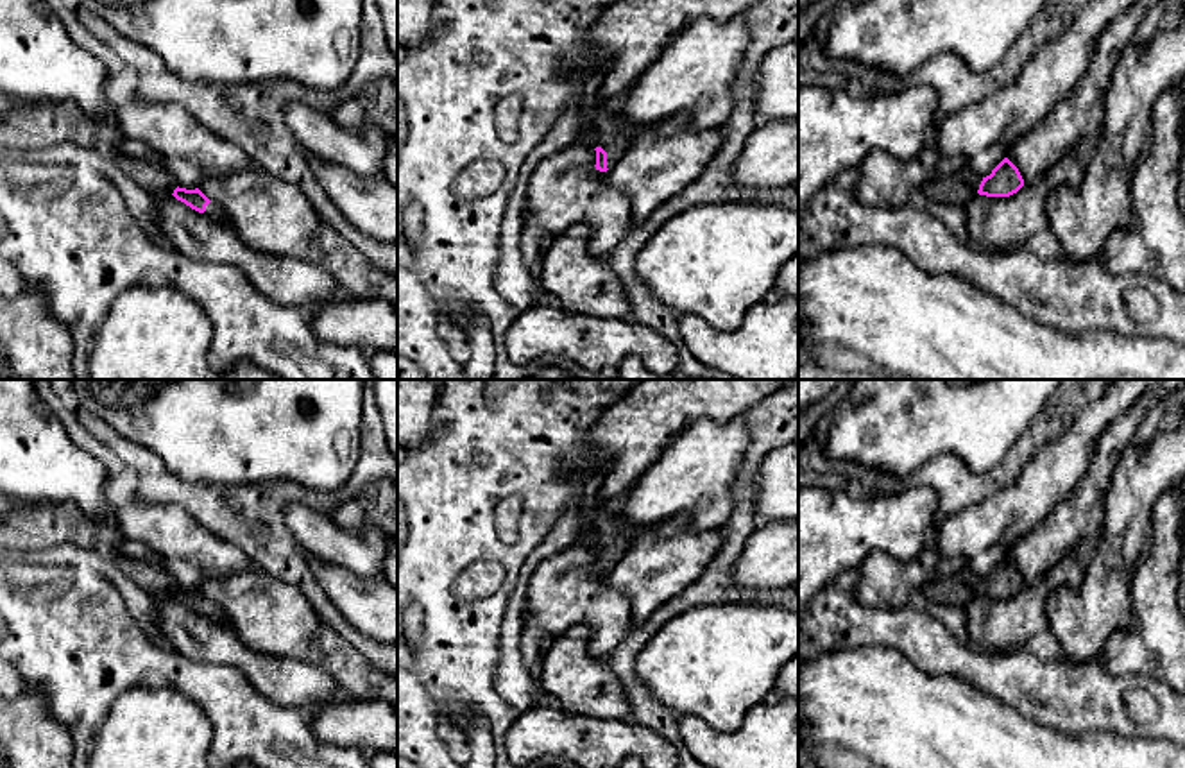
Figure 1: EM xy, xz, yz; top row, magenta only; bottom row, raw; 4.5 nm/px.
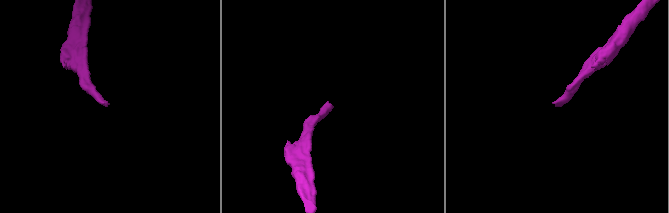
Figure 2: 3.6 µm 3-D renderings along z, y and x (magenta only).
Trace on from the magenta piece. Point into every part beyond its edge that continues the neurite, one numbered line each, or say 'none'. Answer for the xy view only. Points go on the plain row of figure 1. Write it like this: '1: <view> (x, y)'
1: xy (213, 611)

